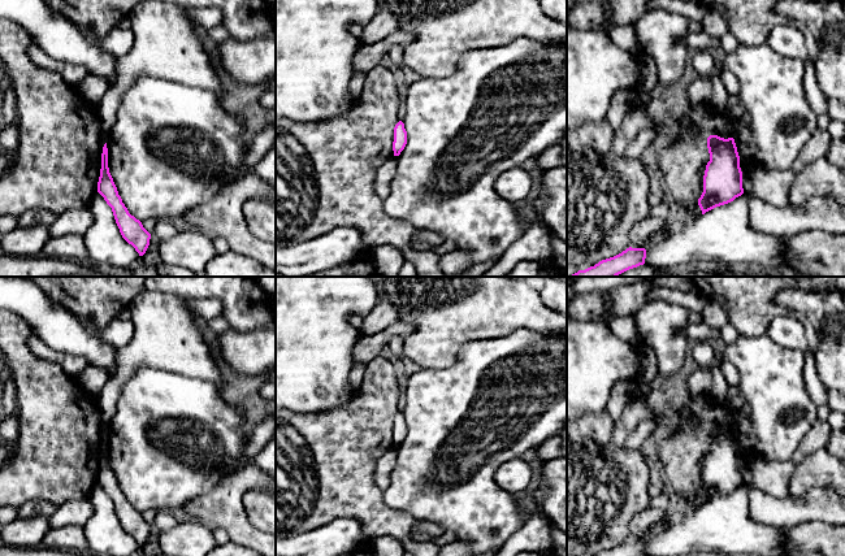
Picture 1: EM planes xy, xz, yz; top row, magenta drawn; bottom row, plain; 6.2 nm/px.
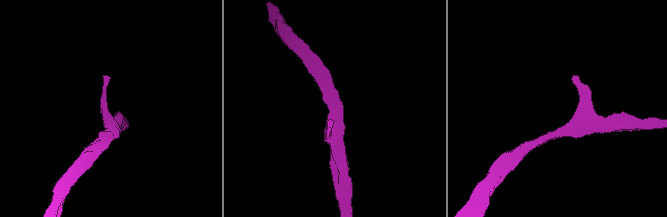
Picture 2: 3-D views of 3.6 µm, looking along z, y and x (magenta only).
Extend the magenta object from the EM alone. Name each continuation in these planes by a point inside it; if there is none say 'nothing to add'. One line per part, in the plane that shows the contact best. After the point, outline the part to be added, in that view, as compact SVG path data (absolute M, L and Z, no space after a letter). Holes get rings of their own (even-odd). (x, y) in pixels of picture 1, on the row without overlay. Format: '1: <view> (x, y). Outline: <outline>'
nothing to add

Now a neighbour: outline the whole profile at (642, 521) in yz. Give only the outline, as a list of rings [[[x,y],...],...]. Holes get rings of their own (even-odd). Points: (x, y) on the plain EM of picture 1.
[[[651,505],[634,514],[629,524],[629,534],[632,539],[645,539],[649,535],[650,529],[666,520],[667,513],[663,509],[654,508]]]

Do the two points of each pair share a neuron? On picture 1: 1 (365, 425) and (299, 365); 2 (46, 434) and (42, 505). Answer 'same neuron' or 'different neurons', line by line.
1: different neurons
2: different neurons

